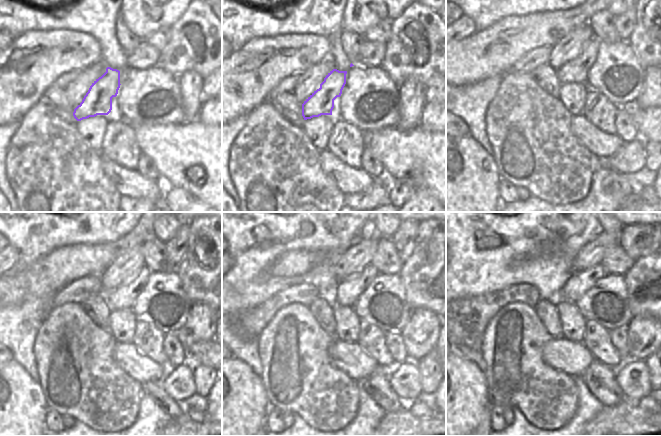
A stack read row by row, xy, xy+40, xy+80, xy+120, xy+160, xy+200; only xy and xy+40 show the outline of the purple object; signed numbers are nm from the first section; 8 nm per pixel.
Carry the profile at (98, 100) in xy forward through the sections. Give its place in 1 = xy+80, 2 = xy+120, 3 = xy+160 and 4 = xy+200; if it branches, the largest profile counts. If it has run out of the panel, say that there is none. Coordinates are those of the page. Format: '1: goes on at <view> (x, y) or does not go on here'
1: goes on at xy+80 (575, 71)
2: goes on at xy+120 (123, 297)
3: goes on at xy+160 (346, 293)
4: goes on at xy+200 (578, 283)

